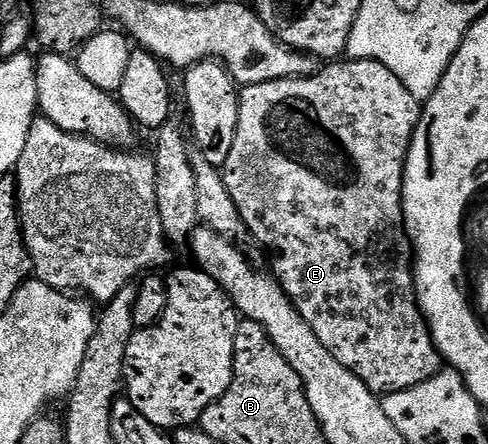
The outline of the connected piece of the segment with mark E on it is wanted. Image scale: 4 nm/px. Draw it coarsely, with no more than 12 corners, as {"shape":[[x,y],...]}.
{"shape":[[376,60],[241,87],[220,173],[373,394],[444,366]]}

